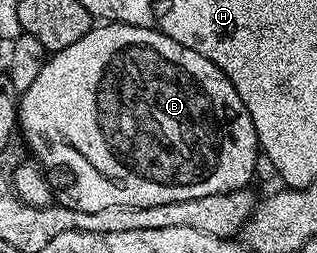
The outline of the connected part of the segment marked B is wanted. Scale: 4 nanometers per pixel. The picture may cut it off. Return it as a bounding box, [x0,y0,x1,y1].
[17,24,259,211]

